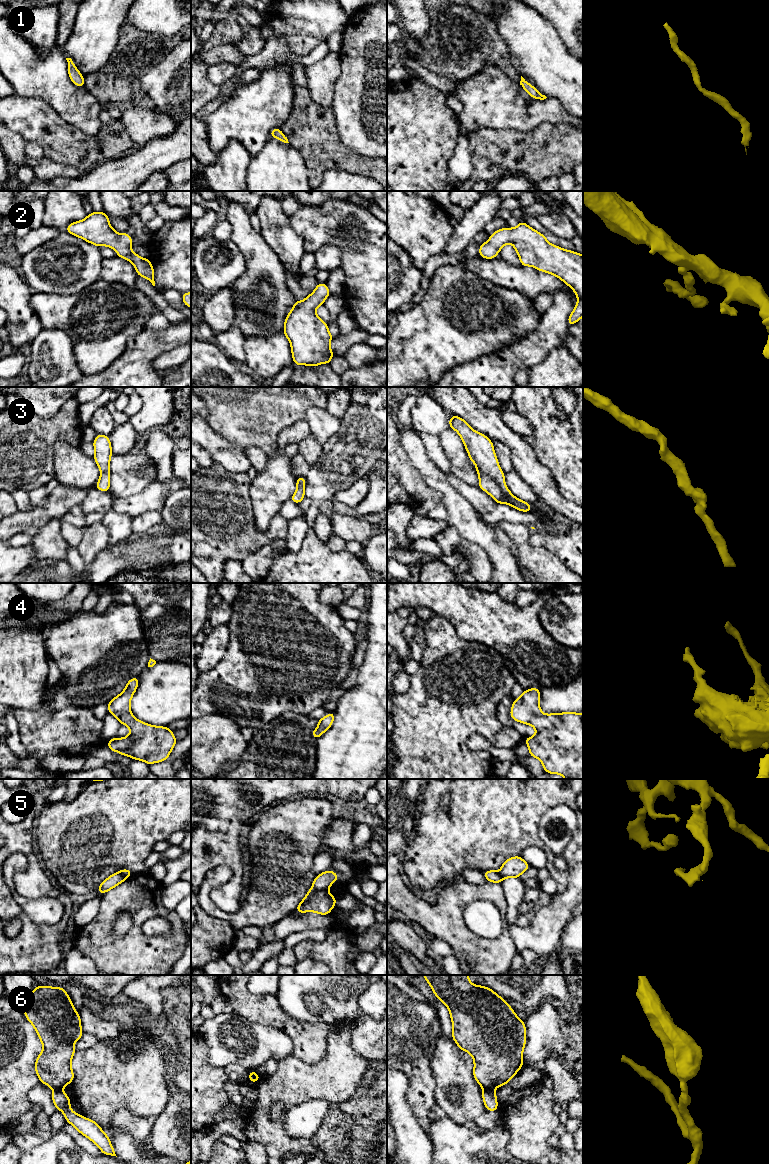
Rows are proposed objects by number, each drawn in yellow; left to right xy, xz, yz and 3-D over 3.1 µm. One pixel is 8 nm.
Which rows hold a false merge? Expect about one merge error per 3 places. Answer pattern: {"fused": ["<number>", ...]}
{"fused": ["5", "6"]}

